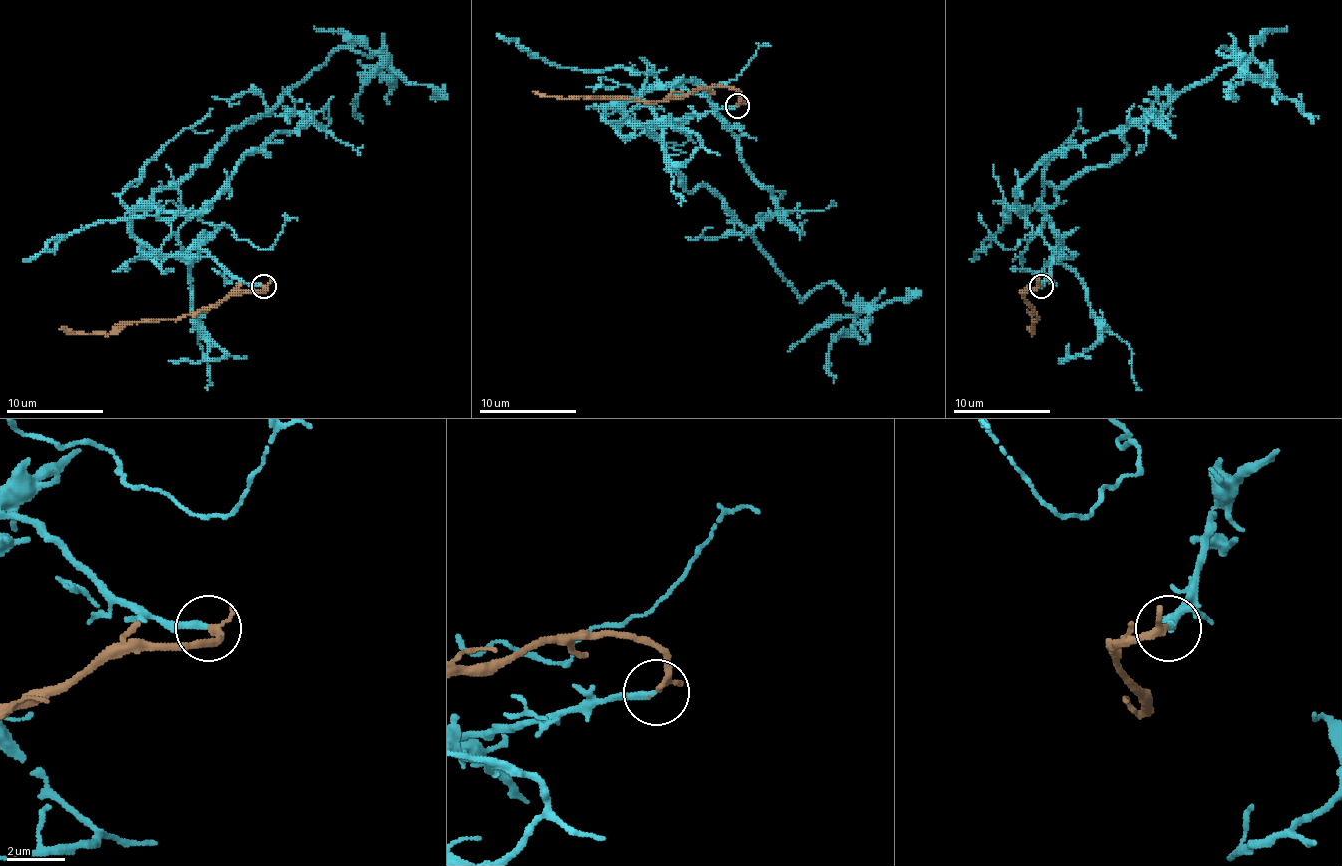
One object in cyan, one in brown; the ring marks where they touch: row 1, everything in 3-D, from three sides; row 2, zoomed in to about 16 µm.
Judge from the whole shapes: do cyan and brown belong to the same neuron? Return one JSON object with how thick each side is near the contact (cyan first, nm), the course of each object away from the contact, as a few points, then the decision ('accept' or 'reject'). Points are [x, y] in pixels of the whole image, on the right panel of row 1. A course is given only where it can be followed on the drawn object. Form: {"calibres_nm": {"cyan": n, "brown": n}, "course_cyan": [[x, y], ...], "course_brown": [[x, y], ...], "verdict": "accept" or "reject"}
{"calibres_nm": {"cyan": 240, "brown": 170}, "course_cyan": [[1042, 285], [1059, 254], [1042, 210], [1124, 152], [1124, 128], [1236, 58], [1219, 50], [1318, 118]], "course_brown": [[1042, 285], [1022, 293], [1032, 305], [1037, 319], [1034, 334], [1027, 329]], "verdict": "accept"}

